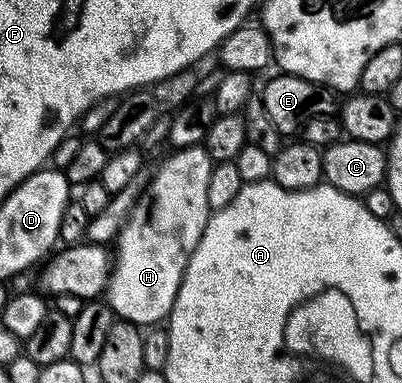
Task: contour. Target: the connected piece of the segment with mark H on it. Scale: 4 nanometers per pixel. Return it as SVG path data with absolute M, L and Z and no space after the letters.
M202 146L181 148L171 154L173 156L157 172L155 170L151 173L147 191L132 208L128 220L121 226L119 235L114 240L116 252L114 250L106 302L121 321L128 321L132 325L156 326L167 321L174 306L174 298L184 280L188 259L208 225L210 209L206 194L210 191L210 170L214 163L210 154Z

